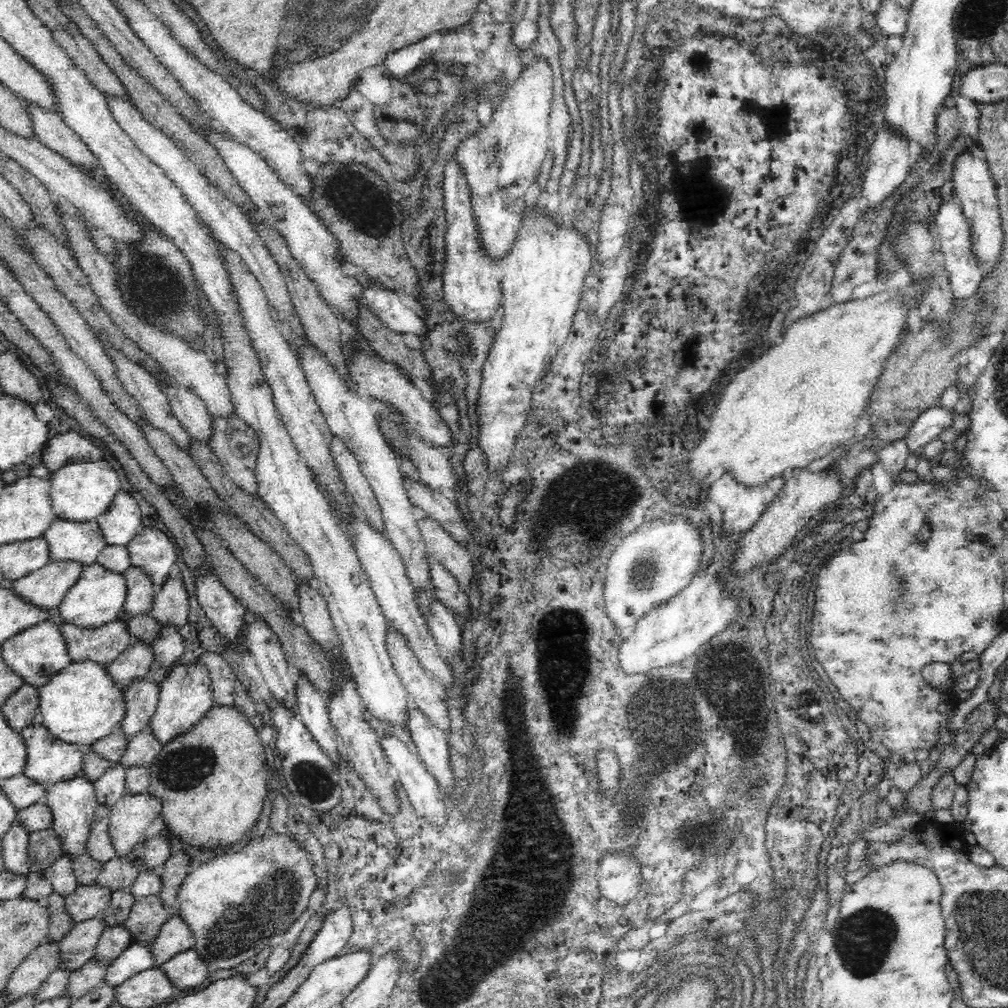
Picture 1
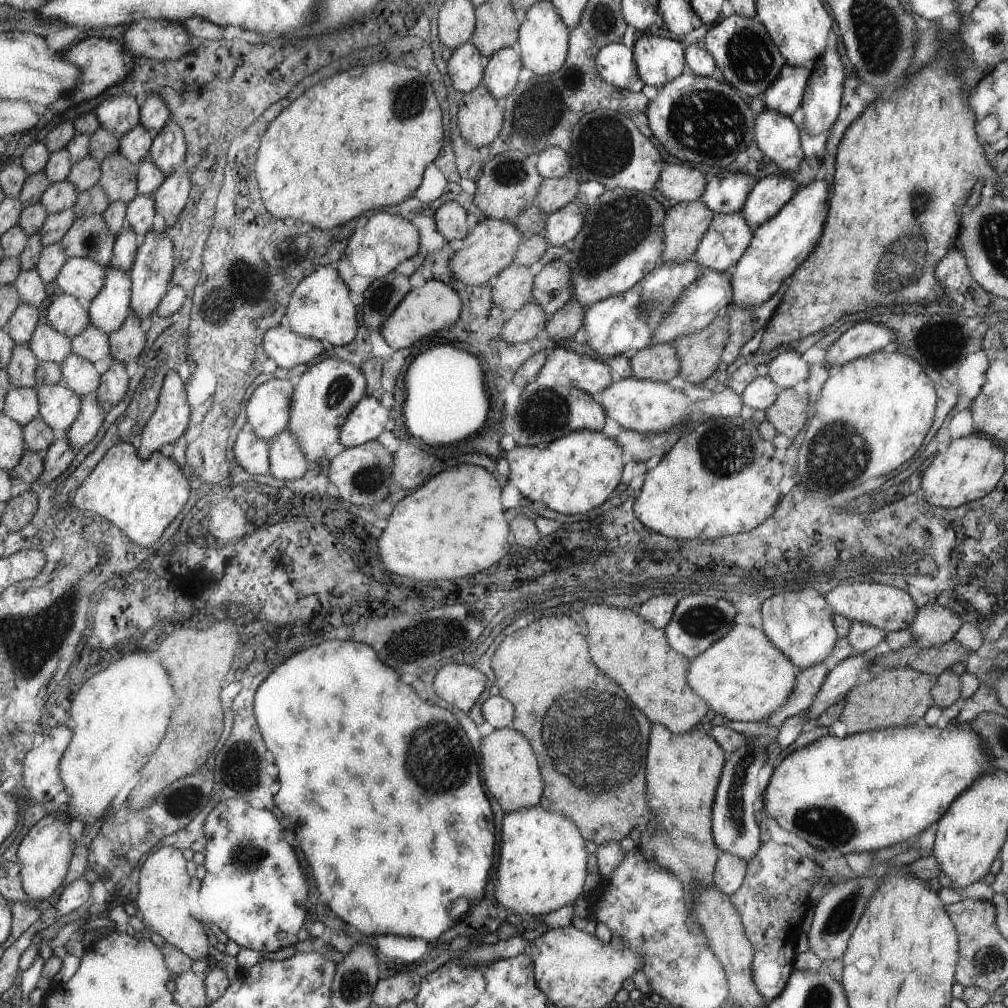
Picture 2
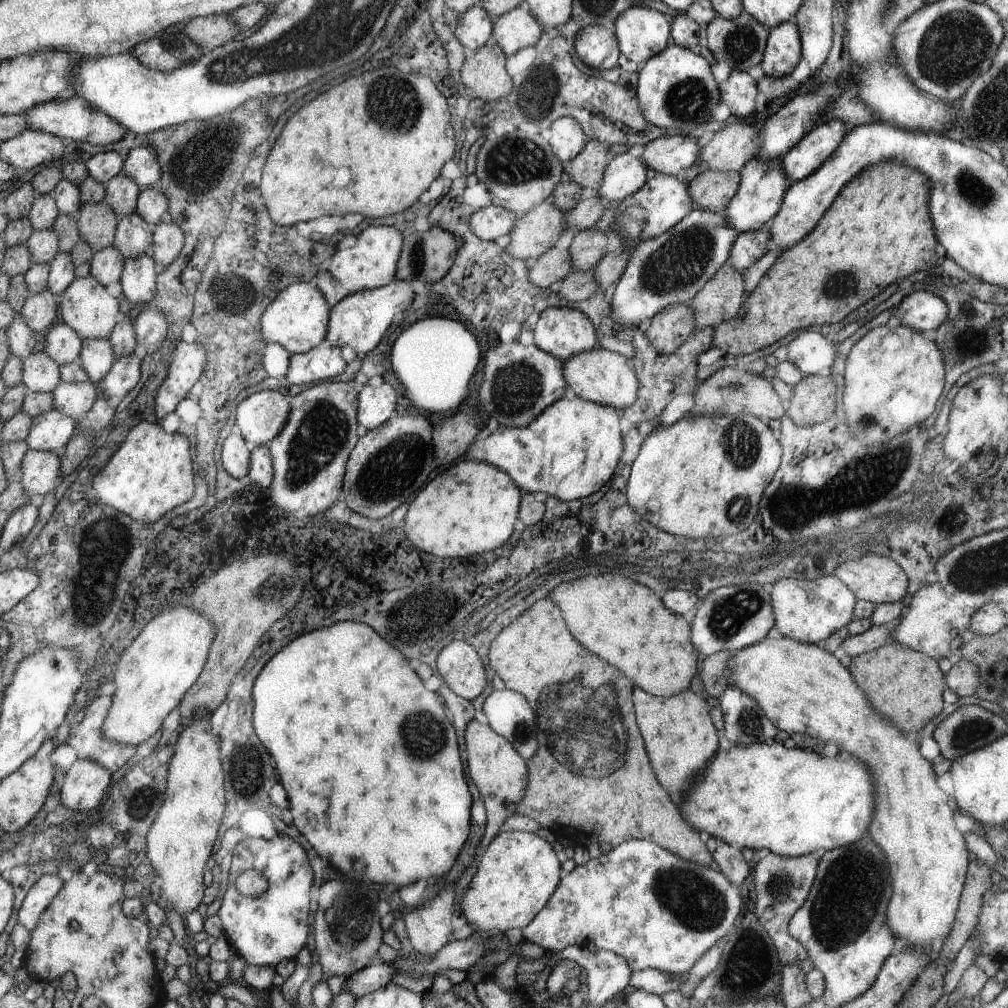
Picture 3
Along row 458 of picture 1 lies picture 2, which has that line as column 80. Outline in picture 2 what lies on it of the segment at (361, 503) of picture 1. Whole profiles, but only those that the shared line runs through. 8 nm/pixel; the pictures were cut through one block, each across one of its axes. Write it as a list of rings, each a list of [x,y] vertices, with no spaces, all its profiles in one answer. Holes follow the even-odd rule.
[[[89,325],[82,333],[70,339],[73,353],[91,363],[110,355],[108,334],[94,325]]]

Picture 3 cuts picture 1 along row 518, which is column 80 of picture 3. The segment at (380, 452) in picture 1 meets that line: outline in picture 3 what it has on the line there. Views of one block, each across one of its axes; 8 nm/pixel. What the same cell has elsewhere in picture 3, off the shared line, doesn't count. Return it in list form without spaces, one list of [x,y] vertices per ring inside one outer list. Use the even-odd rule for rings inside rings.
[[[61,381],[51,393],[53,408],[80,422],[97,402],[98,388],[90,381],[83,383]]]

